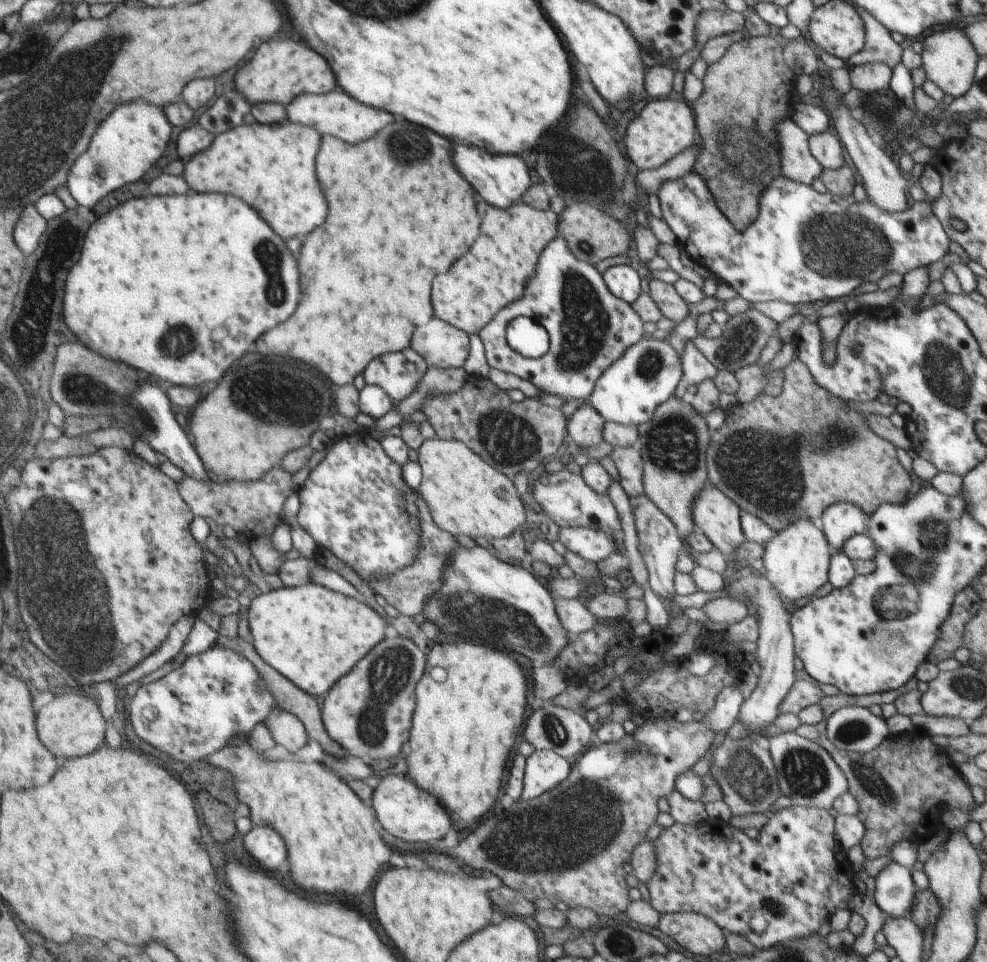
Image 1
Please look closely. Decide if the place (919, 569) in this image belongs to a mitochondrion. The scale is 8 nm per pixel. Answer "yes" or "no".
yes

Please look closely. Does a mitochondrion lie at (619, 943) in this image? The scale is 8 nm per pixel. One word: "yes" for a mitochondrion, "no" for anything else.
yes

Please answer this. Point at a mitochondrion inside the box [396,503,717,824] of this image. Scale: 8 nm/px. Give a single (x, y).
(462, 608)

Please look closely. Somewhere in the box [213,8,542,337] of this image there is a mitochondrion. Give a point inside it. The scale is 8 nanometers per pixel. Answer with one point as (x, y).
(278, 293)

